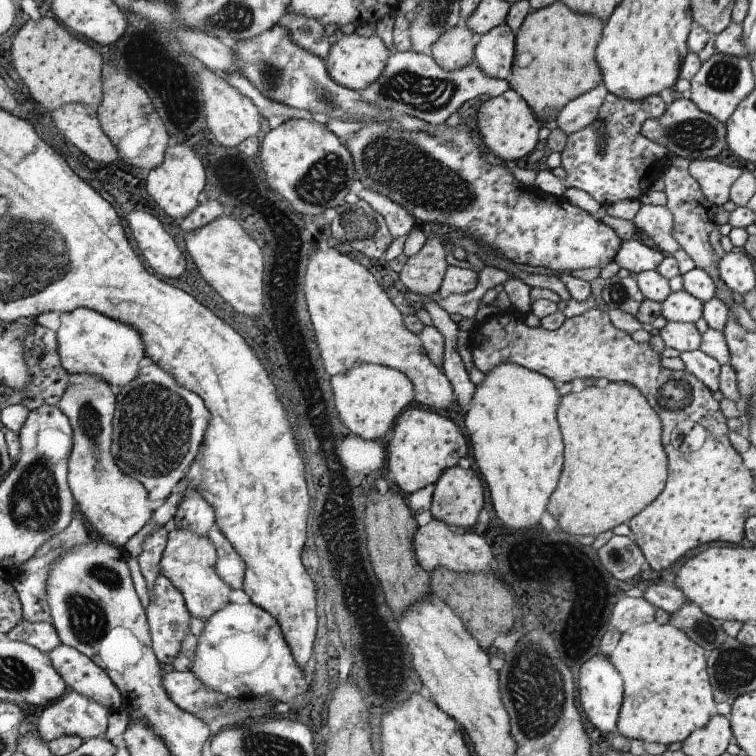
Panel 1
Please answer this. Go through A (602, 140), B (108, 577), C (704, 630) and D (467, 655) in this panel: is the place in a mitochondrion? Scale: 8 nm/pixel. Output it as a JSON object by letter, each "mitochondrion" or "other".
{"A":"mitochondrion","B":"mitochondrion","C":"mitochondrion","D":"other"}

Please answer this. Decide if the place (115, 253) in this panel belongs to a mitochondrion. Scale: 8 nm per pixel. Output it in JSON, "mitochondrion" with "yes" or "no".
{"mitochondrion":"no"}

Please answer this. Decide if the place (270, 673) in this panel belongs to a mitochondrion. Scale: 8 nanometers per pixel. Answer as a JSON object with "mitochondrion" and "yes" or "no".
{"mitochondrion":"no"}

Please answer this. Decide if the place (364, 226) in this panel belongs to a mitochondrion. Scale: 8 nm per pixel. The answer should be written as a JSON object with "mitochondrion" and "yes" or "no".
{"mitochondrion":"yes"}

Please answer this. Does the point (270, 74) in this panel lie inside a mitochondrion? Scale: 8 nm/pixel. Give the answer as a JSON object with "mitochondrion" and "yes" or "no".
{"mitochondrion":"yes"}

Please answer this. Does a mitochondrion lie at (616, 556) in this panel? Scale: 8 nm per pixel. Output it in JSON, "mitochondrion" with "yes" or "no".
{"mitochondrion":"no"}

